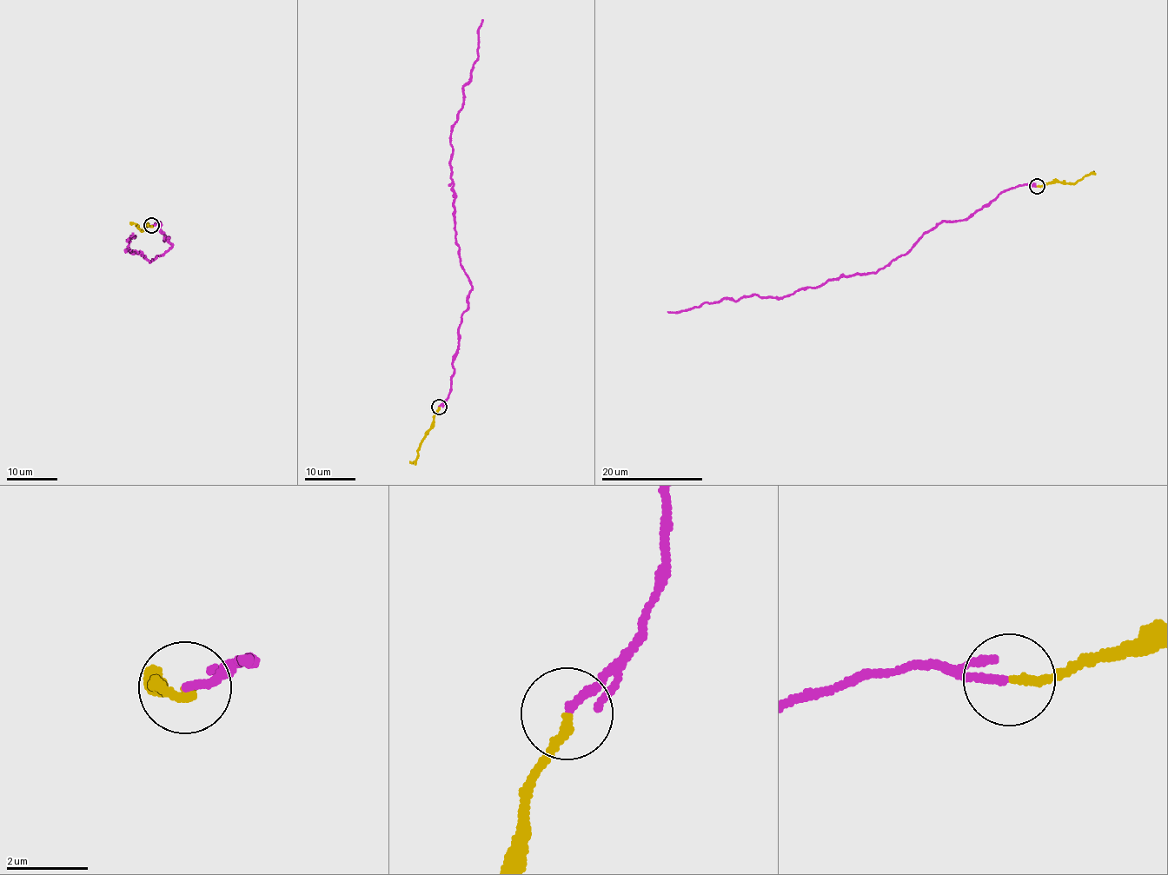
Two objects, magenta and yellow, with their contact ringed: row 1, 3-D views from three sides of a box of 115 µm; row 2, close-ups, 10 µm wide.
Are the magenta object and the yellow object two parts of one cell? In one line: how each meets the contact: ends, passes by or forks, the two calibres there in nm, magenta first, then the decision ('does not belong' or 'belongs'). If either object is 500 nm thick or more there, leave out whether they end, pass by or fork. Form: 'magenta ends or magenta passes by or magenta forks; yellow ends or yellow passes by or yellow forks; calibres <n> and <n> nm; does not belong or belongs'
magenta ends; yellow ends; calibres 190 and 200 nm; belongs

